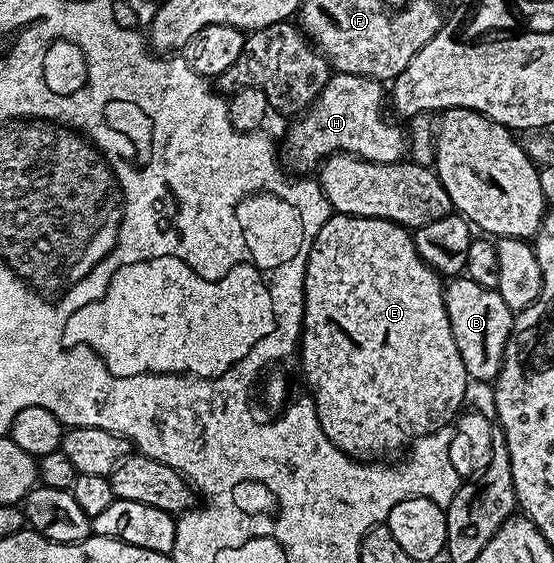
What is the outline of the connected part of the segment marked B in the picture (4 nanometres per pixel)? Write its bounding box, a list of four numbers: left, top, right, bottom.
[443,276,513,383]

